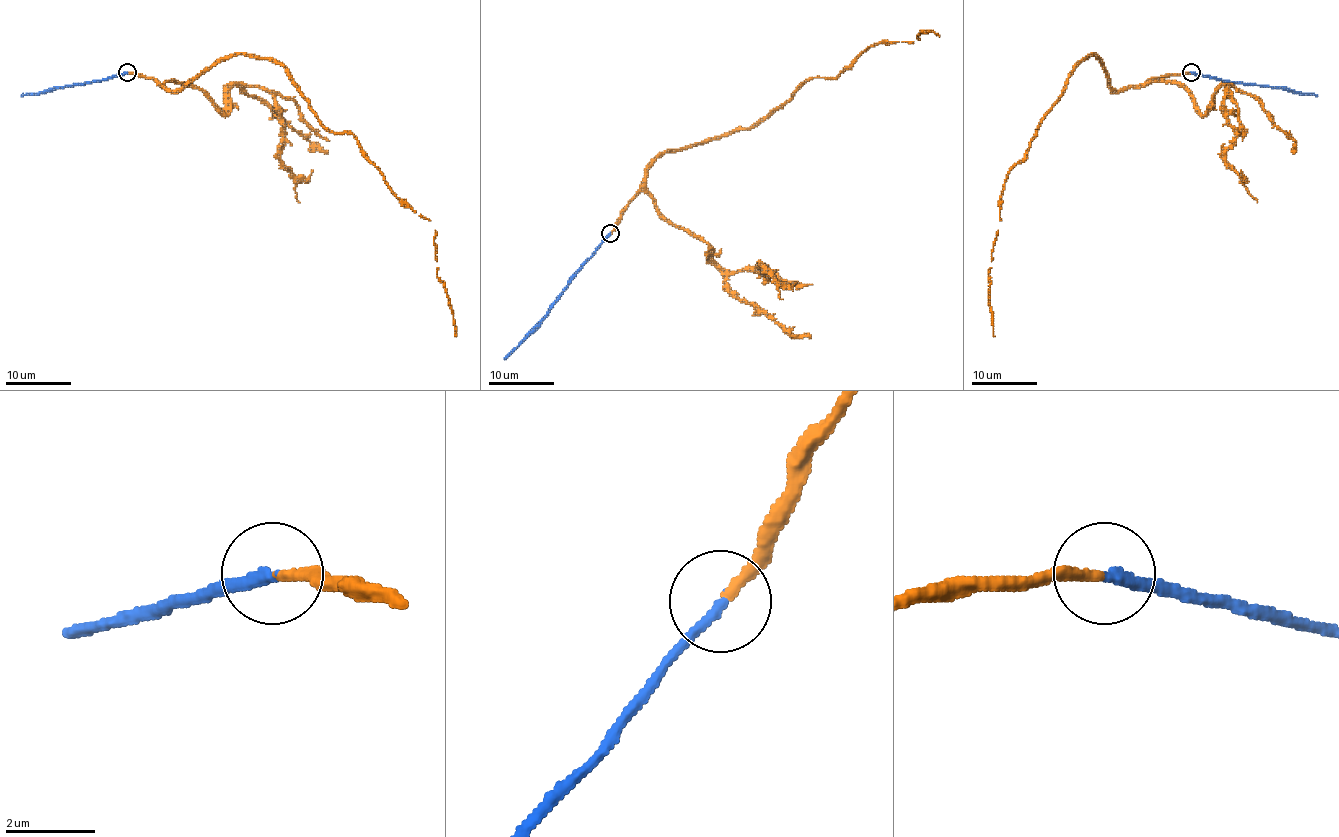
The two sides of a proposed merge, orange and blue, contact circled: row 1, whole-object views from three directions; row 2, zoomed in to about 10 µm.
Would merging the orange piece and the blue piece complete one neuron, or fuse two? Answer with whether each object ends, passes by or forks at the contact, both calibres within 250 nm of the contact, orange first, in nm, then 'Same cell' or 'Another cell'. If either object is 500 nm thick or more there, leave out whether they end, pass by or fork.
At the ring orange ends. At the ring blue ends. Thickness 240 nm (orange) against 240 nm. Same cell

